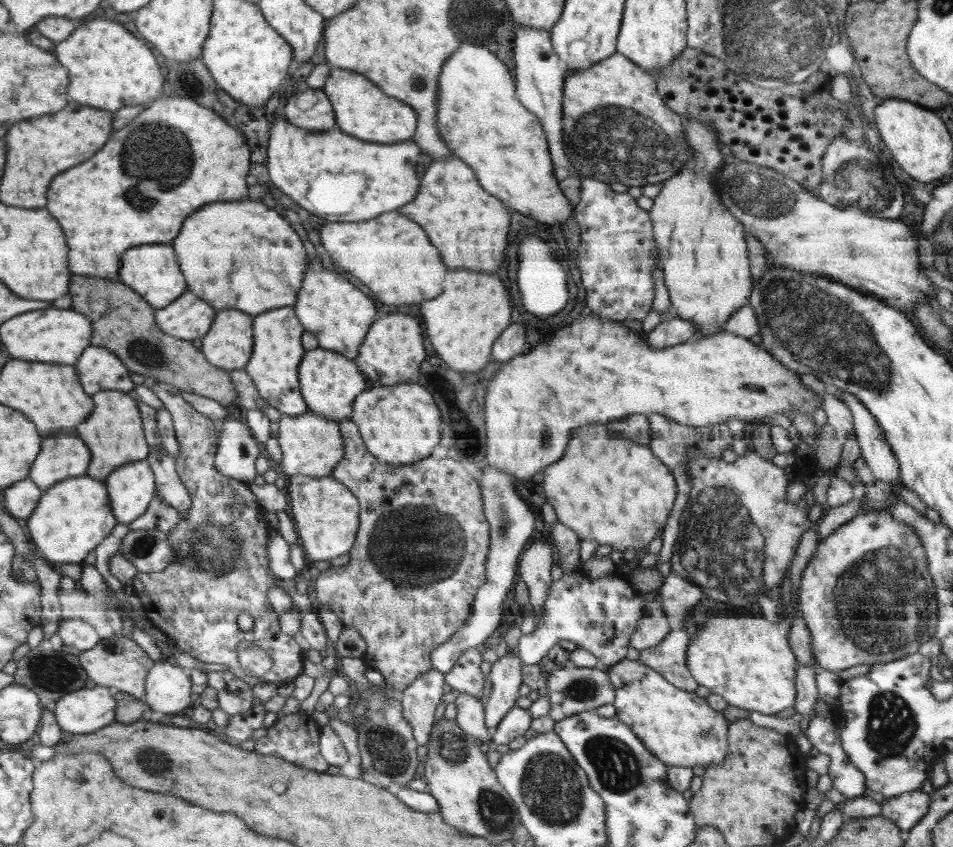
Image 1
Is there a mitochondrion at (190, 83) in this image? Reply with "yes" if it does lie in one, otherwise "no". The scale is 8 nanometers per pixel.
yes

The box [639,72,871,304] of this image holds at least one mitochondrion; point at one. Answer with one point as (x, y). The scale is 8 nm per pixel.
(760, 195)

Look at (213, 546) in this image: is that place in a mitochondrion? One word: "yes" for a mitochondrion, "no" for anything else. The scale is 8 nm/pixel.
yes

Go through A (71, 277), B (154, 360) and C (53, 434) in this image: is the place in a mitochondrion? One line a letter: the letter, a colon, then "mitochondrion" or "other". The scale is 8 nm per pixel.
A: other
B: mitochondrion
C: other

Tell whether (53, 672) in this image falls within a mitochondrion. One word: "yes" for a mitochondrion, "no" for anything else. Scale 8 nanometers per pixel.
yes

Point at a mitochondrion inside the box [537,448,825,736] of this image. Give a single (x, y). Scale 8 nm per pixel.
(722, 547)

